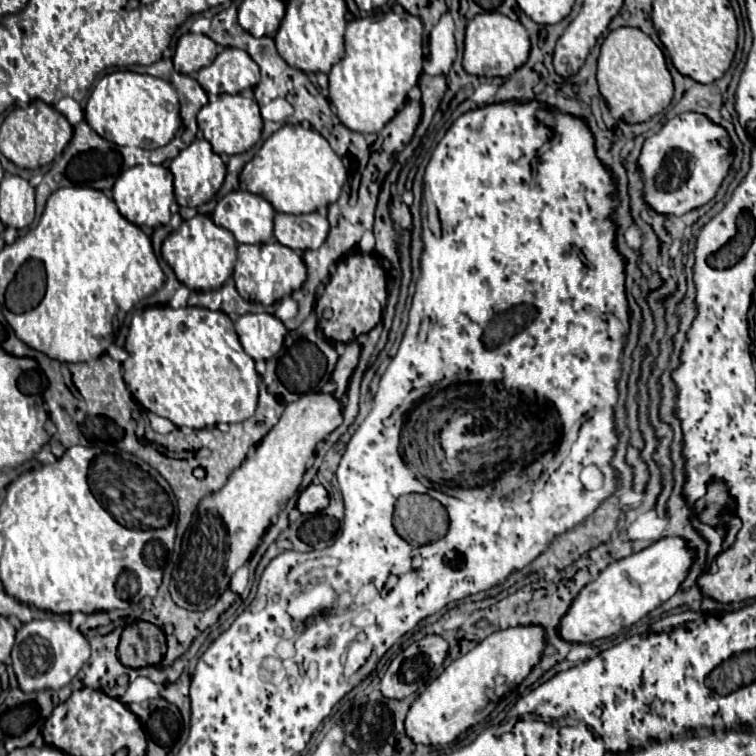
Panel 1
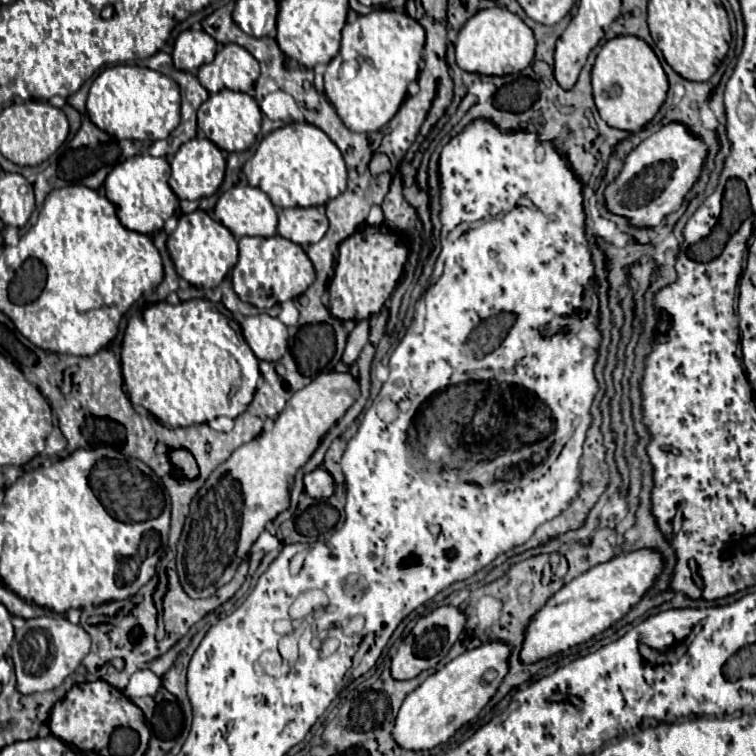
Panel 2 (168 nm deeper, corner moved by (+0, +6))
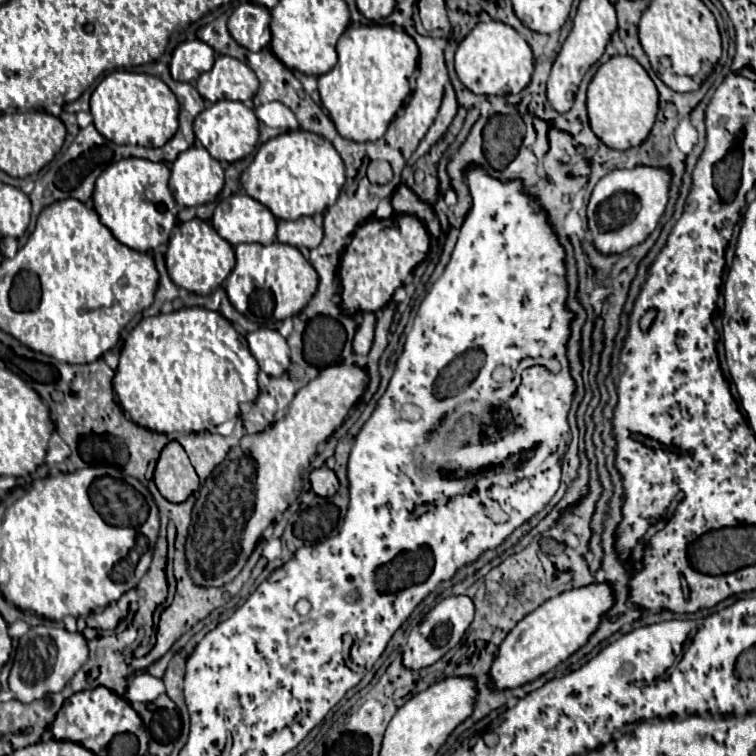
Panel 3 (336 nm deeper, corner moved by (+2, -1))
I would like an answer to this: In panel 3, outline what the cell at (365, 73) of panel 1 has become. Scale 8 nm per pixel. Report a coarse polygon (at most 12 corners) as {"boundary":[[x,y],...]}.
{"boundary":[[350,26],[318,76],[354,142],[378,140],[412,90],[416,42]]}

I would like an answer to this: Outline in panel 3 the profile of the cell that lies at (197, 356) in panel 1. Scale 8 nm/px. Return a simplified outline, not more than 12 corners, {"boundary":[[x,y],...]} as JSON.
{"boundary":[[218,312],[128,334],[112,388],[134,424],[202,432],[258,396]]}

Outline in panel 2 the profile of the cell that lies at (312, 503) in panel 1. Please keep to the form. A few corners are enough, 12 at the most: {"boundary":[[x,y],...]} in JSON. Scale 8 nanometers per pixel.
{"boundary":[[326,469],[304,475],[305,492],[325,500],[335,483]]}

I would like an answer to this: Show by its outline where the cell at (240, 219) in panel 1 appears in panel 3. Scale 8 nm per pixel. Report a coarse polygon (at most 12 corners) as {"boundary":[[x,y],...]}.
{"boundary":[[248,194],[218,202],[212,226],[232,246],[272,244],[276,218]]}

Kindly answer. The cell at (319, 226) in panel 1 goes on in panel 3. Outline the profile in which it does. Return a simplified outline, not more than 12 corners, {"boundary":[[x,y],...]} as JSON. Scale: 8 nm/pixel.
{"boundary":[[310,216],[278,222],[278,242],[312,250],[322,227]]}

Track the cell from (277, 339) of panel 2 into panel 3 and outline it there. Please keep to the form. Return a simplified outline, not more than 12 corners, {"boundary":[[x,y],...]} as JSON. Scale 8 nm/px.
{"boundary":[[260,328],[248,346],[260,370],[278,378],[290,348],[280,332]]}

